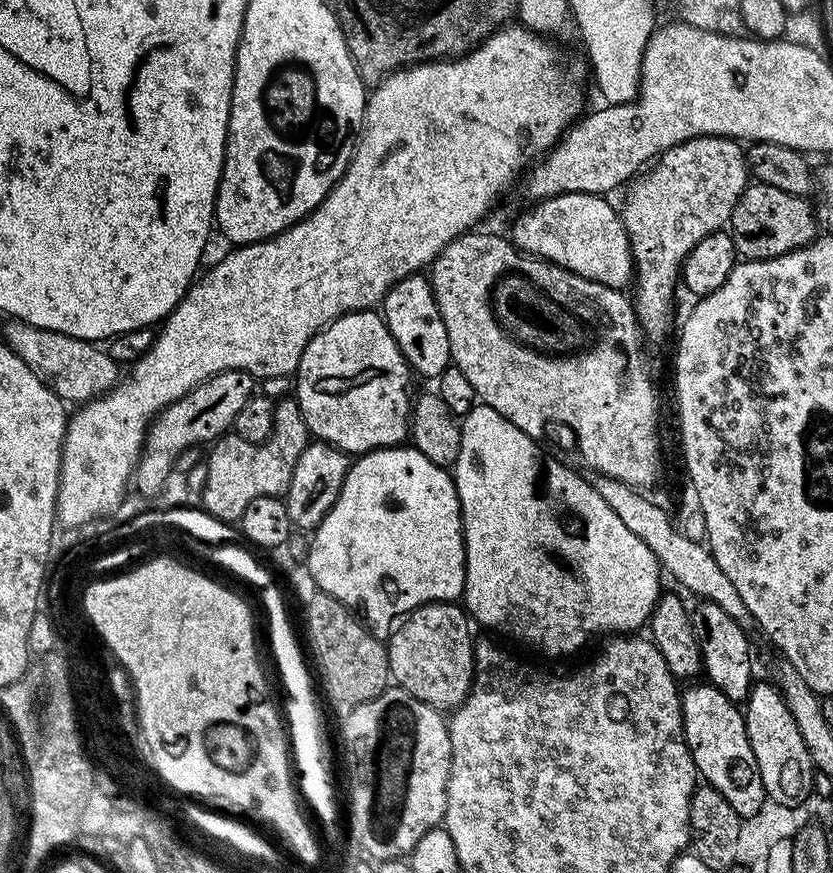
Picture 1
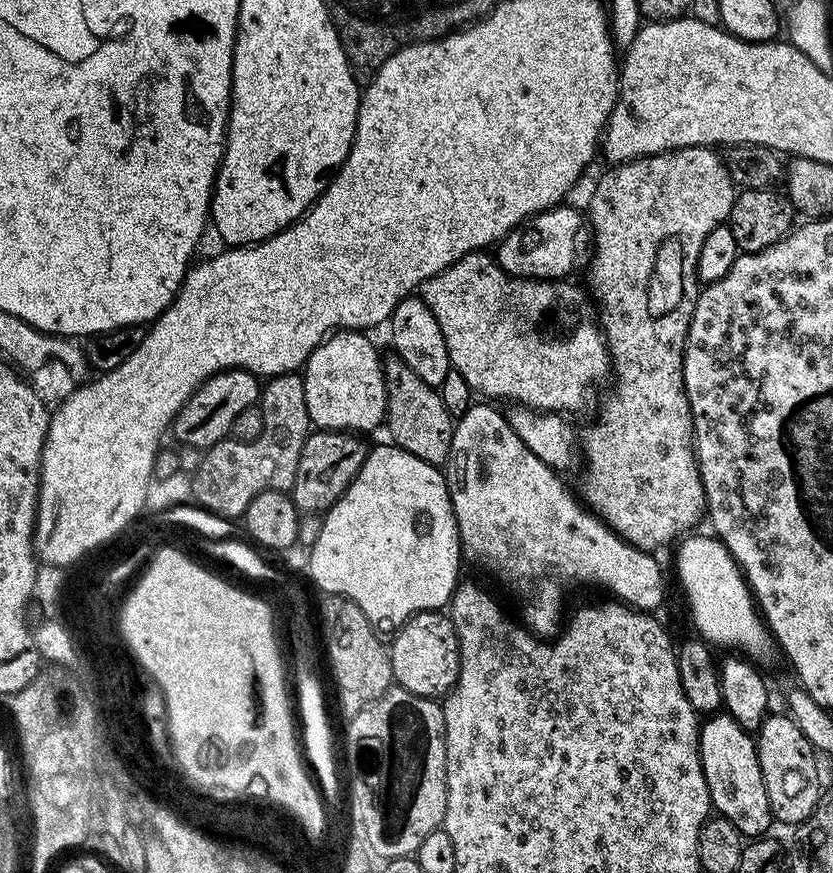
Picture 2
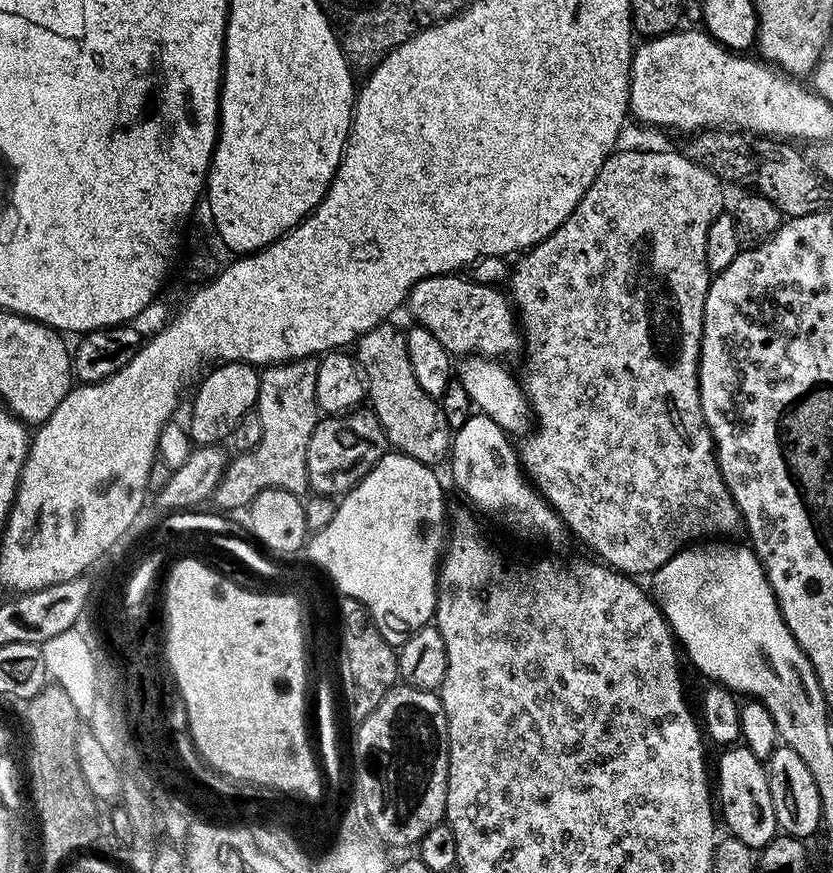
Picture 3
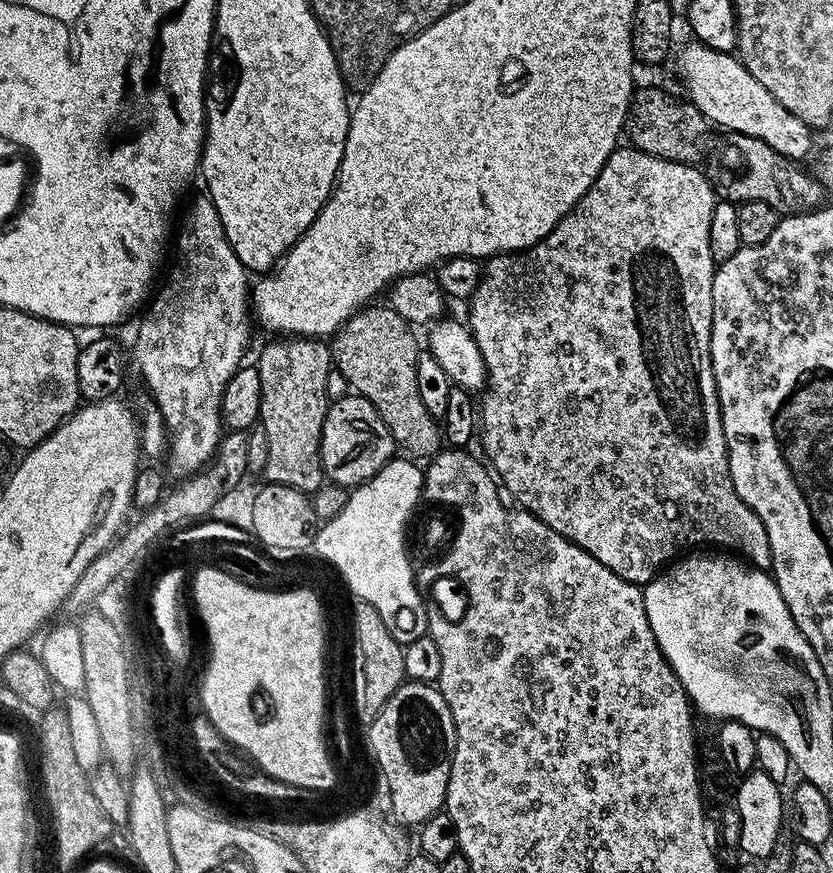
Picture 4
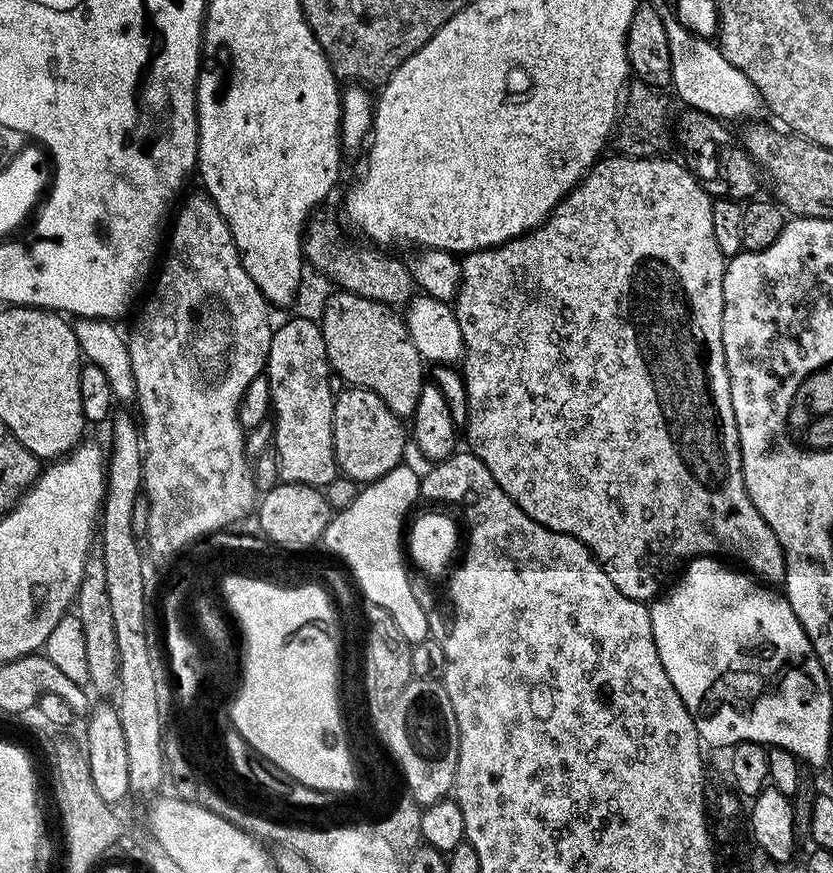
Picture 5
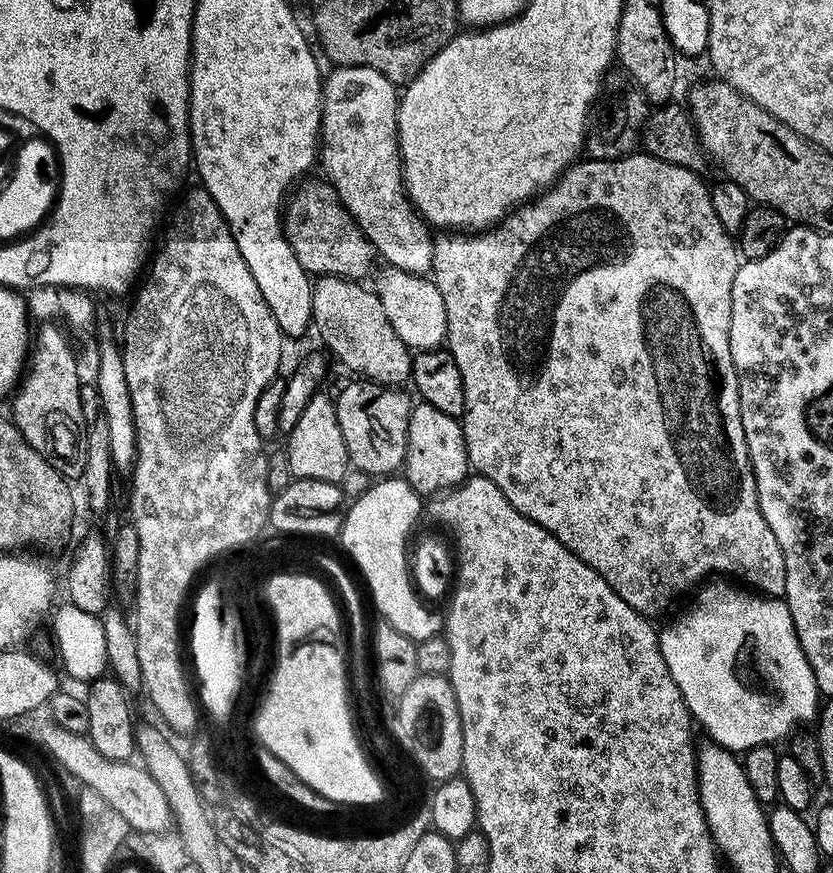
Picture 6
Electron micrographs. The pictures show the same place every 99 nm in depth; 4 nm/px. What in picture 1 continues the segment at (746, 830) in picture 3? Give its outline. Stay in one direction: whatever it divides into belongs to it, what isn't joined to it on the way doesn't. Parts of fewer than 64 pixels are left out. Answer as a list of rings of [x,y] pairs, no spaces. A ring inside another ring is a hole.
[[[696,682],[689,688],[692,689],[688,693],[683,693],[680,709],[684,719],[684,741],[694,758],[697,773],[705,785],[726,798],[735,814],[741,818],[757,814],[766,797],[762,774],[746,734],[743,711],[707,682]]]

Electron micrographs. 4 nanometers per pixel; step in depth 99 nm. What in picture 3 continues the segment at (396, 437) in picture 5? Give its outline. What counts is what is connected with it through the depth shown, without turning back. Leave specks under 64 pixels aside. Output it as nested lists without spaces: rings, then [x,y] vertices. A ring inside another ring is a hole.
[[[360,411],[328,414],[317,419],[314,434],[310,434],[310,450],[306,454],[308,487],[313,493],[343,497],[389,451],[390,445],[378,418],[371,411]]]

